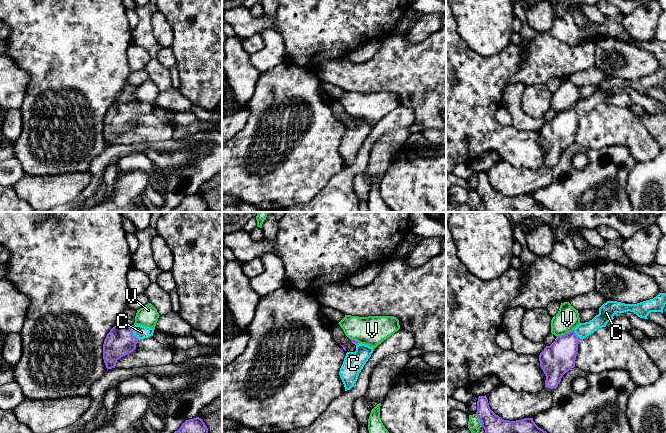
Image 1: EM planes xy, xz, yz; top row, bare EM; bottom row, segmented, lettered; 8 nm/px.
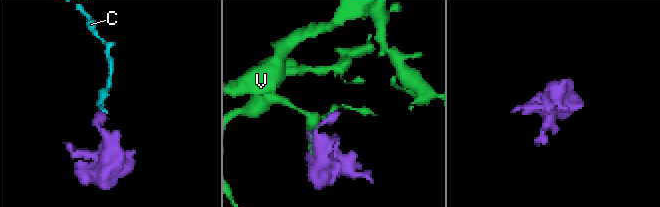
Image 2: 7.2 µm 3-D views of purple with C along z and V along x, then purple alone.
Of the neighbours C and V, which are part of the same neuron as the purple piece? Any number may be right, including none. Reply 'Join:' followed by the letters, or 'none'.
Join: C

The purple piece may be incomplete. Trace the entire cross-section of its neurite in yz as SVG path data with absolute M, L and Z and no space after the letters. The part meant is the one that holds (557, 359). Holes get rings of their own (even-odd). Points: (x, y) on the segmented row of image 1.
M666 293L637 304L625 304L617 301L607 301L599 308L599 314L592 320L580 323L571 332L558 336L555 341L546 346L539 355L540 367L546 380L545 387L553 389L561 381L565 373L575 367L575 359L579 341L593 334L597 329L606 327L617 313L633 312L640 318L648 319L651 312L663 313L666 304Z

